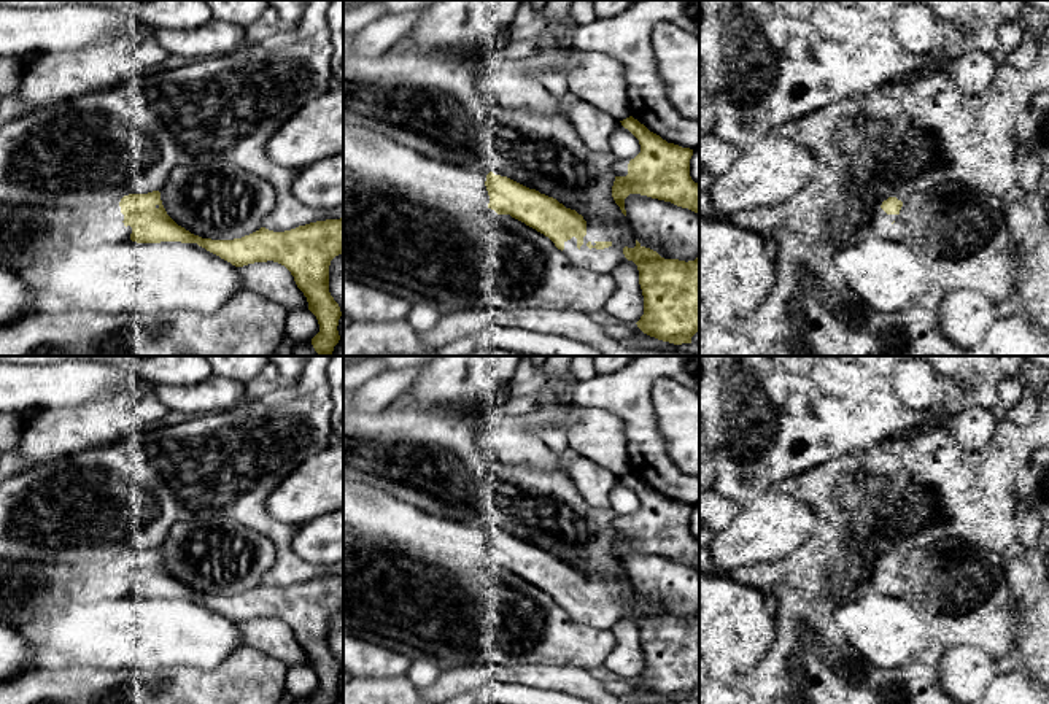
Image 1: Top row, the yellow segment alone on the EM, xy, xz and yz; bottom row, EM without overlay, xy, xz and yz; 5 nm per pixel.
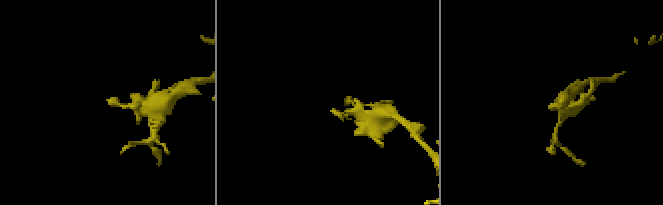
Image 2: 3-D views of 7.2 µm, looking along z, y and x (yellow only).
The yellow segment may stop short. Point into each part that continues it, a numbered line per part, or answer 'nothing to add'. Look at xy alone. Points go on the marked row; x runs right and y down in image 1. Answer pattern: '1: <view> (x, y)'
1: xy (94, 229)

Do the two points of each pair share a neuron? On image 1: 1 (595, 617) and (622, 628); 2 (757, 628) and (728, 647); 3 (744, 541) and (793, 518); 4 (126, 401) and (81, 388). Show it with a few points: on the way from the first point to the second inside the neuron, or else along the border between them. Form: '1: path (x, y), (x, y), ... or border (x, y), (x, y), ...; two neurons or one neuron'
1: border (625, 614), (612, 628); two neurons
2: path (750, 630), (739, 641), (735, 641); one neuron
3: path (757, 534), (781, 523); one neuron
4: border (139, 394), (119, 391), (70, 406); two neurons

